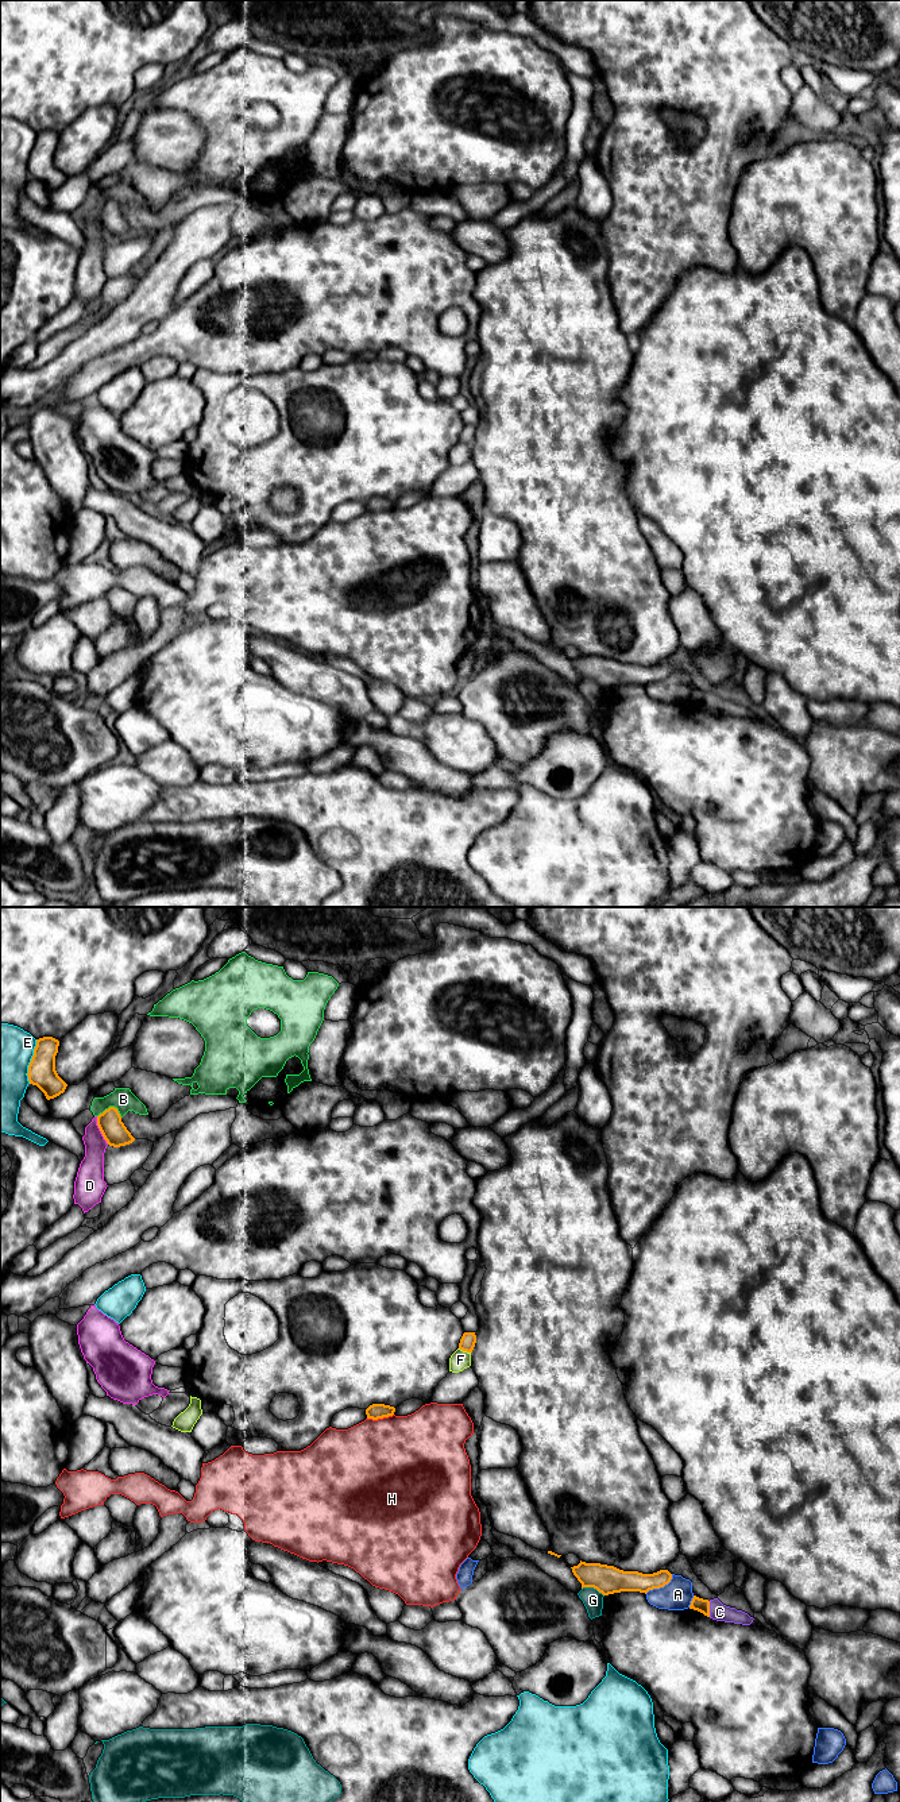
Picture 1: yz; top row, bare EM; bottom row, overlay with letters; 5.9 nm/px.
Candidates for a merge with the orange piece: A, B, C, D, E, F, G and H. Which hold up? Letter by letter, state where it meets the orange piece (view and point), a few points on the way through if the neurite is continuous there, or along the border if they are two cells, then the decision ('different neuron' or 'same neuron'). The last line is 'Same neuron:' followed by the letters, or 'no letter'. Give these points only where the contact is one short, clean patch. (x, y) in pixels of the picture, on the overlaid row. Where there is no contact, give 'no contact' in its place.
A: meets orange in yz at (660, 1586); different neuron
B: meets orange in yz at (111, 1107); different neuron
C: meets orange in yz at (709, 1609); runs through yz (698, 1604), (709, 1609), (719, 1612); same neuron
D: meets orange in yz at (100, 1130); different neuron
E: meets orange in yz at (31, 1061); different neuron
F: meets orange in yz at (464, 1350); different neuron
G: meets orange in yz at (593, 1586); different neuron
H: meets orange in yz at (379, 1417); different neuron
Same neuron: C

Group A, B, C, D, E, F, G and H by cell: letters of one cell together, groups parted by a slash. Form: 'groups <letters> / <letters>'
groups A / B / C / D / E / F / G / H

